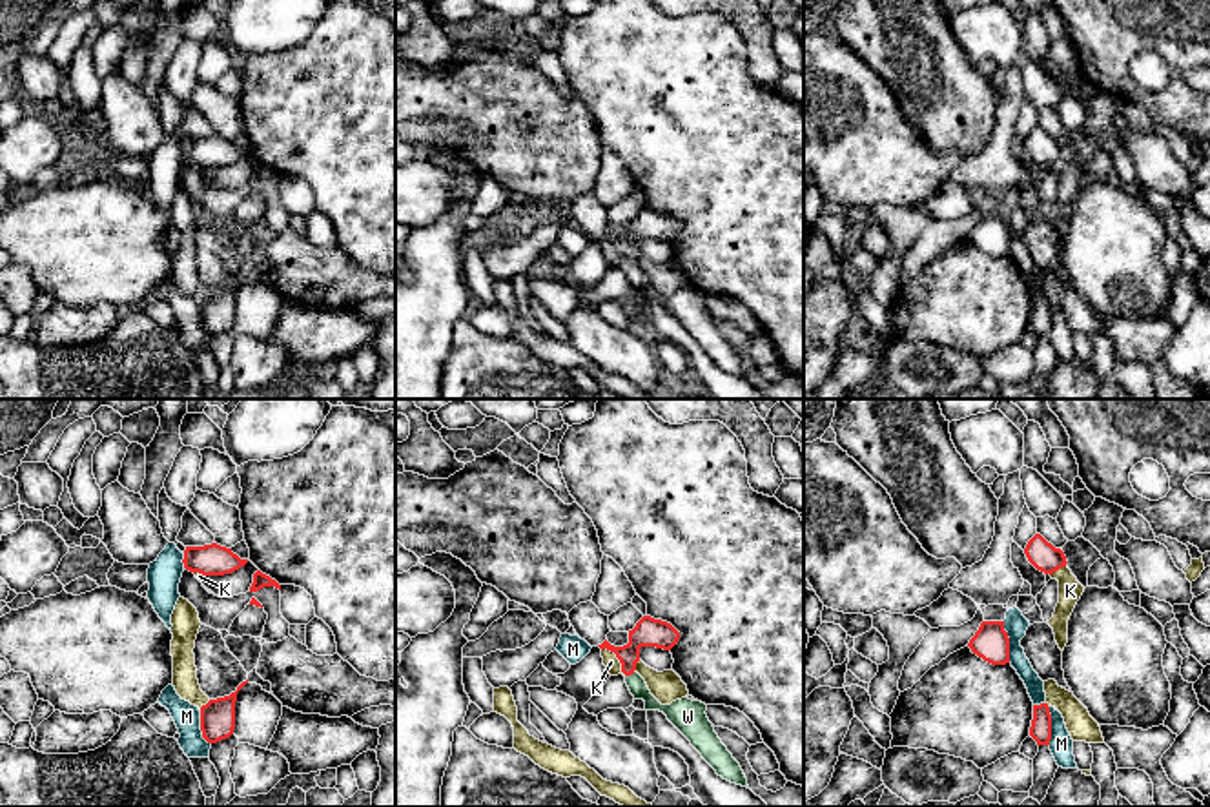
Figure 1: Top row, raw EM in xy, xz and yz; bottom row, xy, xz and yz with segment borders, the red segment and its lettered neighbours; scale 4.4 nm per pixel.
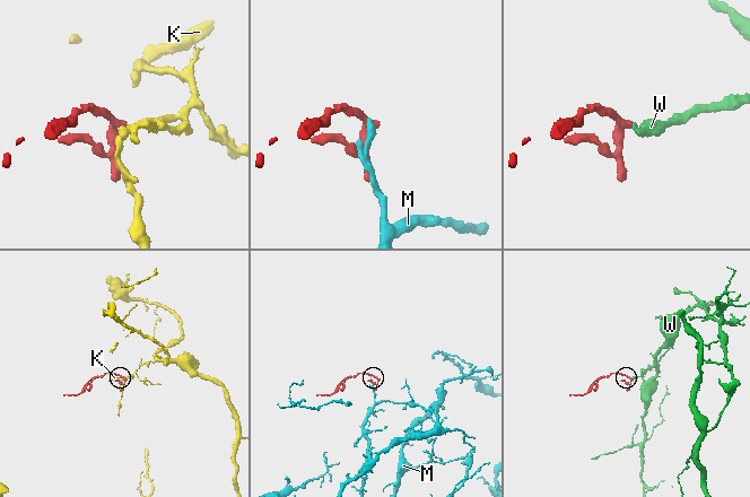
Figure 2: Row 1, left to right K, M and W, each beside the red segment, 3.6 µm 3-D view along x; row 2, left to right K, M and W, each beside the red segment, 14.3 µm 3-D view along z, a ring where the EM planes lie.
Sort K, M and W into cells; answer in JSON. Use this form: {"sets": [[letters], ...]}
{"sets": [["K"], ["M"], ["W"]]}

